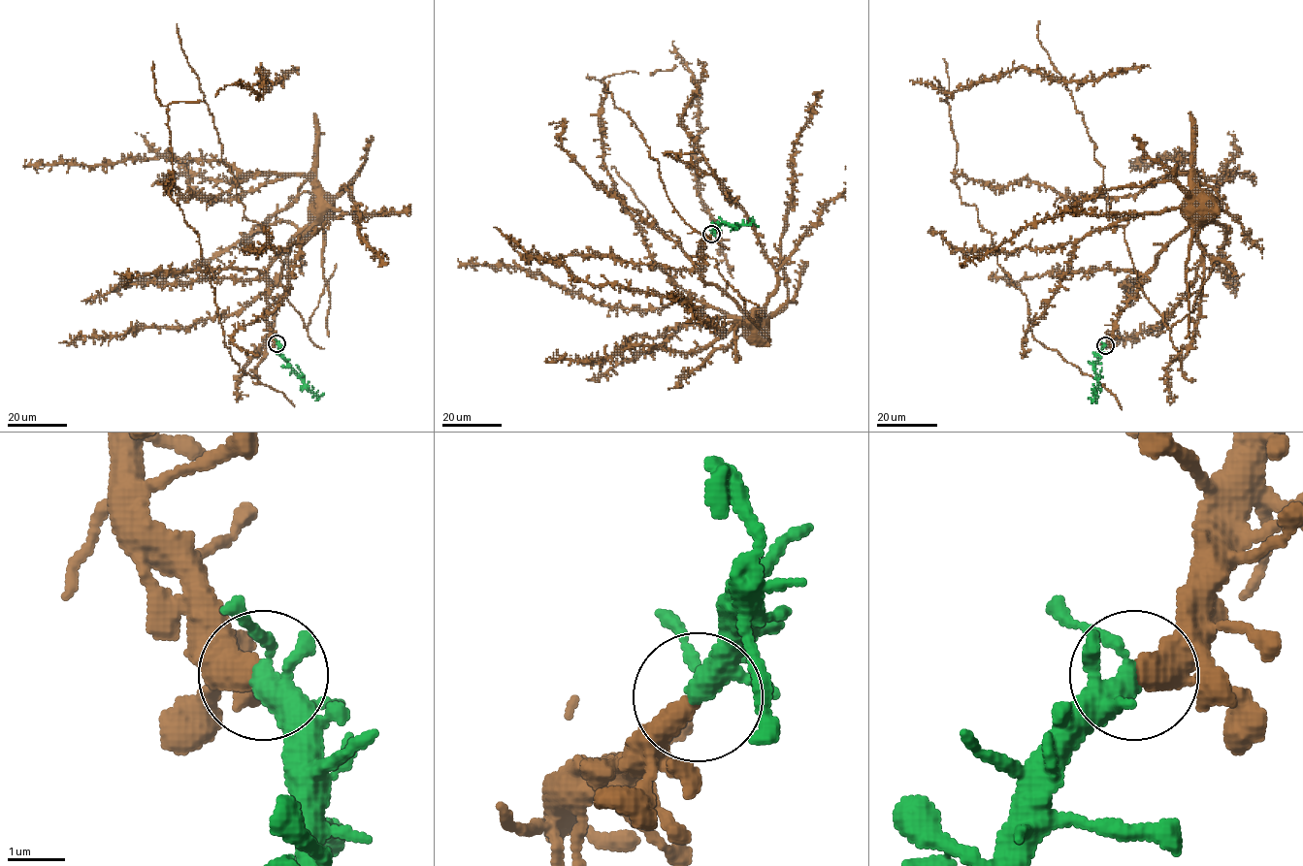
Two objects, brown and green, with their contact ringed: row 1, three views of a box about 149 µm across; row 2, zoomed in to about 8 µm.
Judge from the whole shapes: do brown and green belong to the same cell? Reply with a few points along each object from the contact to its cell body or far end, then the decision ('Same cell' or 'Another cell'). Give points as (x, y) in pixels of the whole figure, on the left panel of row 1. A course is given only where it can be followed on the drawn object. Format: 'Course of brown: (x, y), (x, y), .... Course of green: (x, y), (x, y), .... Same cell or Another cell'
Course of brown: (276, 342), (266, 320), (267, 268), (312, 224), (312, 216), (323, 204). Course of green: (276, 342), (281, 357), (301, 381), (317, 397), (324, 394). Same cell

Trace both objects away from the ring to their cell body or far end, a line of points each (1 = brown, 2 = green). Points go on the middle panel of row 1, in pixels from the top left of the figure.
1: (711, 234), (700, 242), (701, 278), (718, 286), (758, 326)
2: (711, 234), (722, 223), (732, 226), (752, 223), (759, 227)

